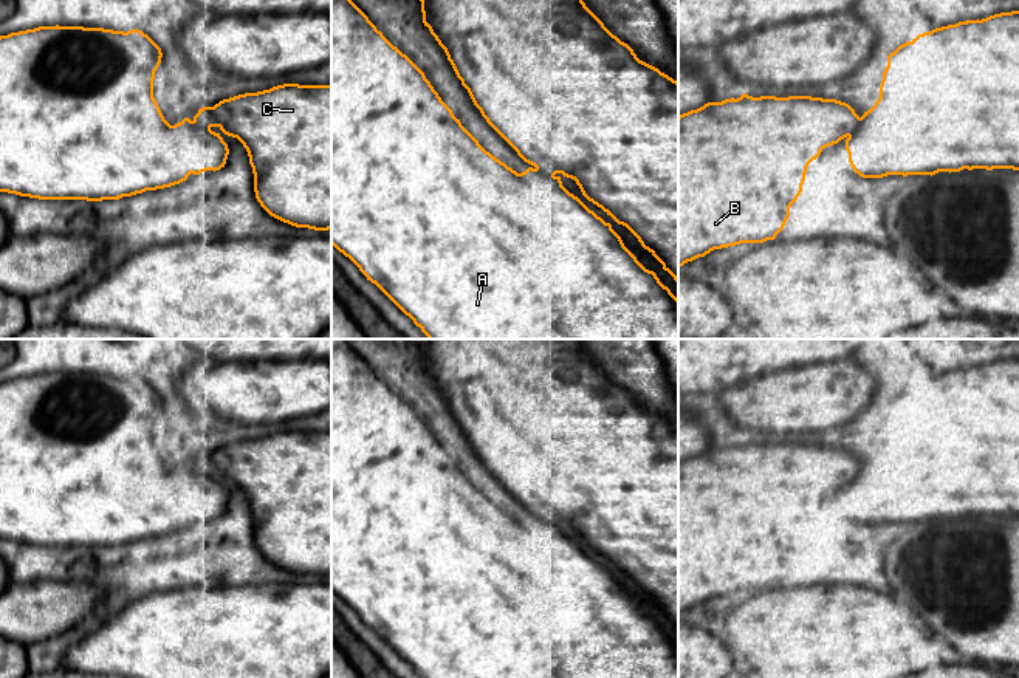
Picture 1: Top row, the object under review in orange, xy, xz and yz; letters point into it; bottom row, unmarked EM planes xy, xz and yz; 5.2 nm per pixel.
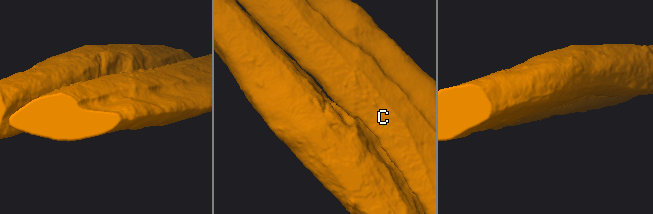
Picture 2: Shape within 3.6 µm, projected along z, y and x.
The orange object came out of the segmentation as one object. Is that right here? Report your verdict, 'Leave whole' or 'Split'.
Split

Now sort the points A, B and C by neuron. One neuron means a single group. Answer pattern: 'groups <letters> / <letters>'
groups A / B C

